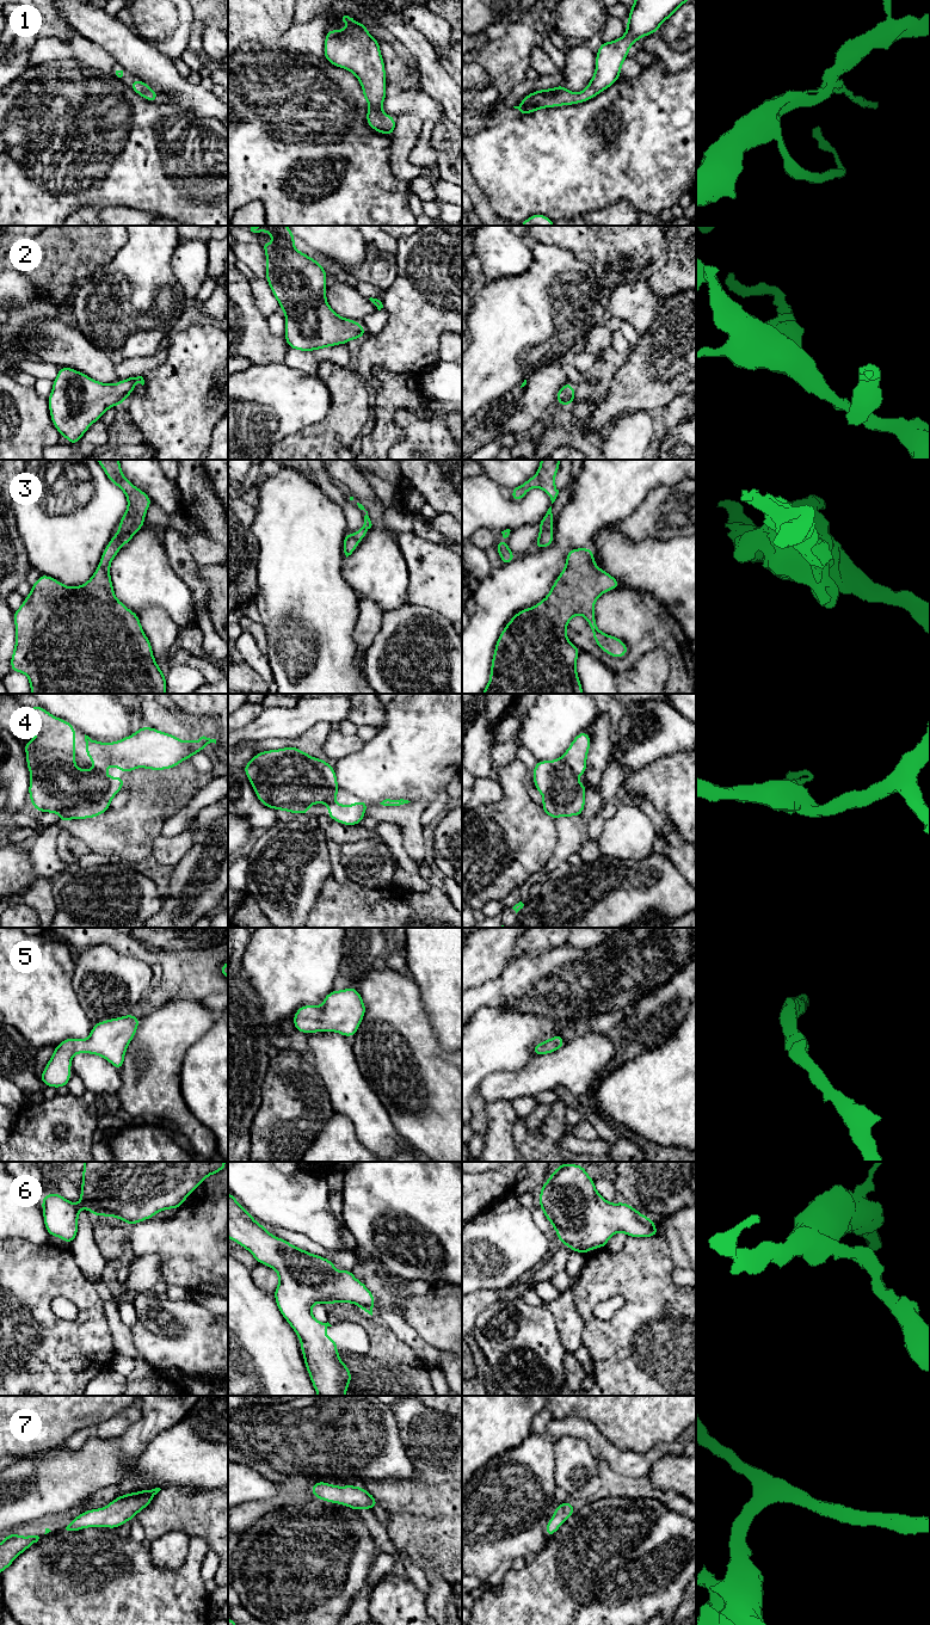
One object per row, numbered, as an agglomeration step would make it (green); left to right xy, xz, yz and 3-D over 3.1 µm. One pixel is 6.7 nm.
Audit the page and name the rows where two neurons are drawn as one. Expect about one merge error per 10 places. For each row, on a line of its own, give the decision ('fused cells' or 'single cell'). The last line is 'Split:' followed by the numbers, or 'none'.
1: single cell
2: single cell
3: single cell
4: single cell
5: single cell
6: single cell
7: single cell
Split: none

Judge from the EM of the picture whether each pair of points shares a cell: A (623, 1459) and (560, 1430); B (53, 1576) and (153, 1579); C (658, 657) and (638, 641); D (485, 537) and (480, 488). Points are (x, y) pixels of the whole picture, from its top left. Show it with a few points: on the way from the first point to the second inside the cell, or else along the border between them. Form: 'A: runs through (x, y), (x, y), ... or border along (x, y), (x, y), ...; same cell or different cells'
A: runs through (608, 1452), (585, 1429), (576, 1429); same cell
B: runs through (78, 1579), (128, 1579); same cell
C: border along (670, 663), (663, 650), (652, 650), (630, 669); different cells
D: border along (498, 531), (491, 528), (479, 528), (474, 533); different cells

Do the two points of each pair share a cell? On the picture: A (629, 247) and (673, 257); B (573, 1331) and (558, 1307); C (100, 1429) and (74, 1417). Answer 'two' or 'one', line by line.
A: two
B: one
C: two

